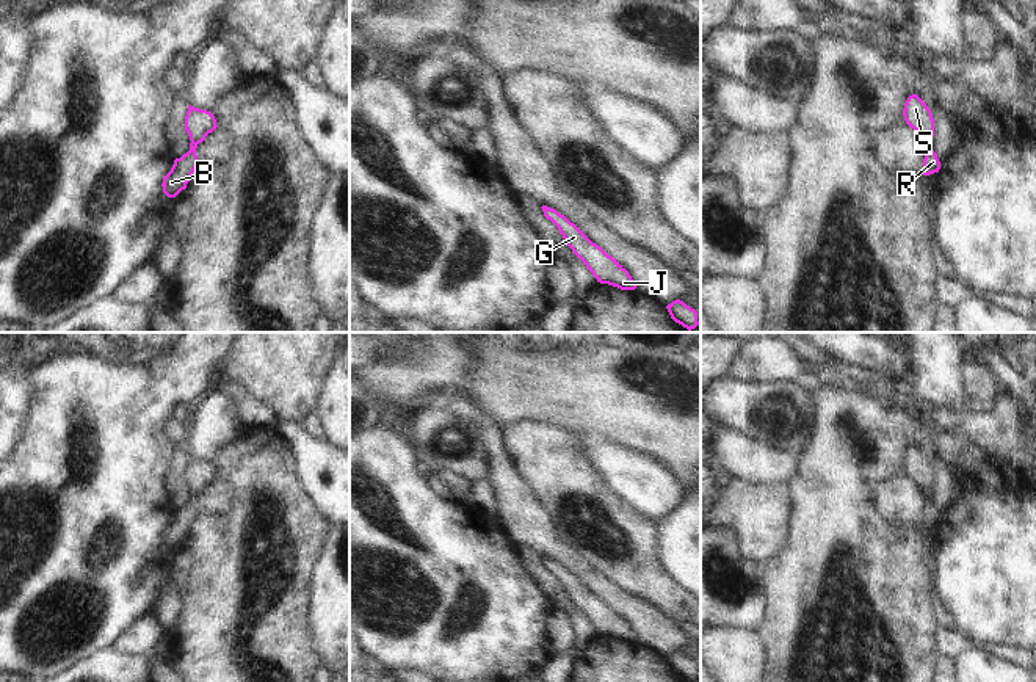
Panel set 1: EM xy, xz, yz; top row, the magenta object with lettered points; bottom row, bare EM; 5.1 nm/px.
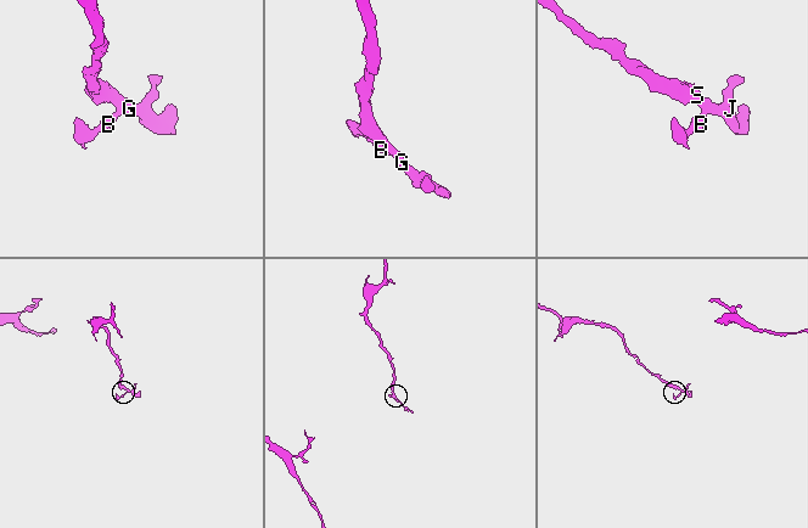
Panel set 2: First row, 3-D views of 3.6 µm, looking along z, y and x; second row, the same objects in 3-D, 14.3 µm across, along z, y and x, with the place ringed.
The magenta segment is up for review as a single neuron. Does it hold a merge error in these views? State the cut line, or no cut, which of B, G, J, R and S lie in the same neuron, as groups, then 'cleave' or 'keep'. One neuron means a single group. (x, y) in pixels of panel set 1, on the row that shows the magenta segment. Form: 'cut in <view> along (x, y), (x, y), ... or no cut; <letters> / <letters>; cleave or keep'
no cut; B G J R S; keep

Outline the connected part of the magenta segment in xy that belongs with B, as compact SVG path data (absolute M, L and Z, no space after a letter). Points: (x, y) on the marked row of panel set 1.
M188 105L185 130L191 141L190 151L180 158L176 158L171 171L163 177L161 187L168 198L176 198L182 190L187 188L187 183L197 166L196 147L216 127L216 119L210 111Z

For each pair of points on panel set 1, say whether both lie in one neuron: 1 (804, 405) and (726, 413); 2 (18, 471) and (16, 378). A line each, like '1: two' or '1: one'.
1: one
2: two

